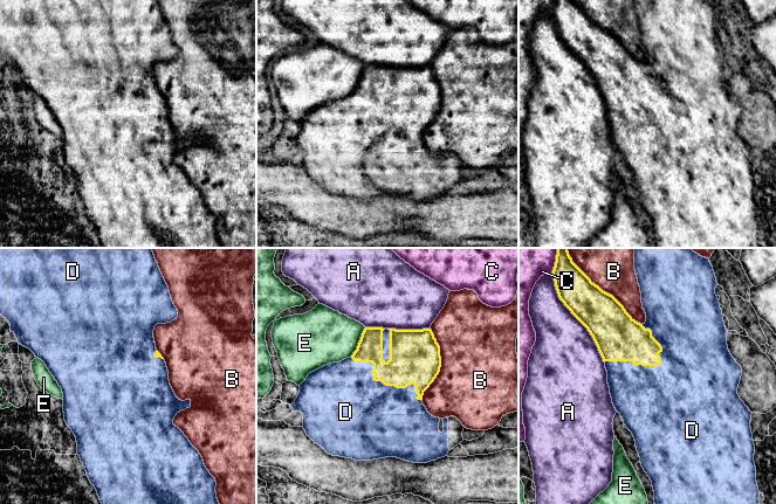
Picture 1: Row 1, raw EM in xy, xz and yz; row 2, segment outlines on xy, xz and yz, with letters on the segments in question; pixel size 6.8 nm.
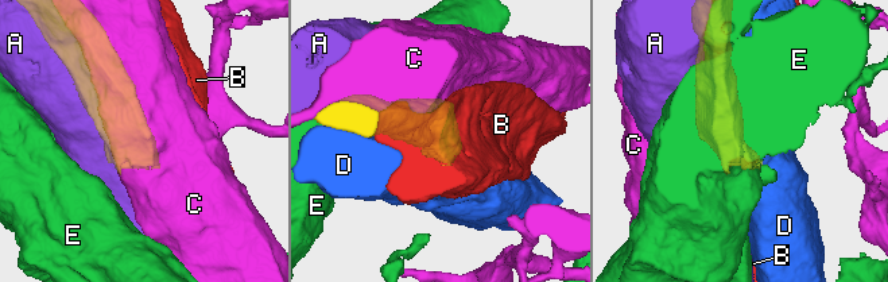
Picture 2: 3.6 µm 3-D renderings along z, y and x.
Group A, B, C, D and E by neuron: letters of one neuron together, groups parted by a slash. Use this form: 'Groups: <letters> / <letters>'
Groups: A / B / C / D / E

